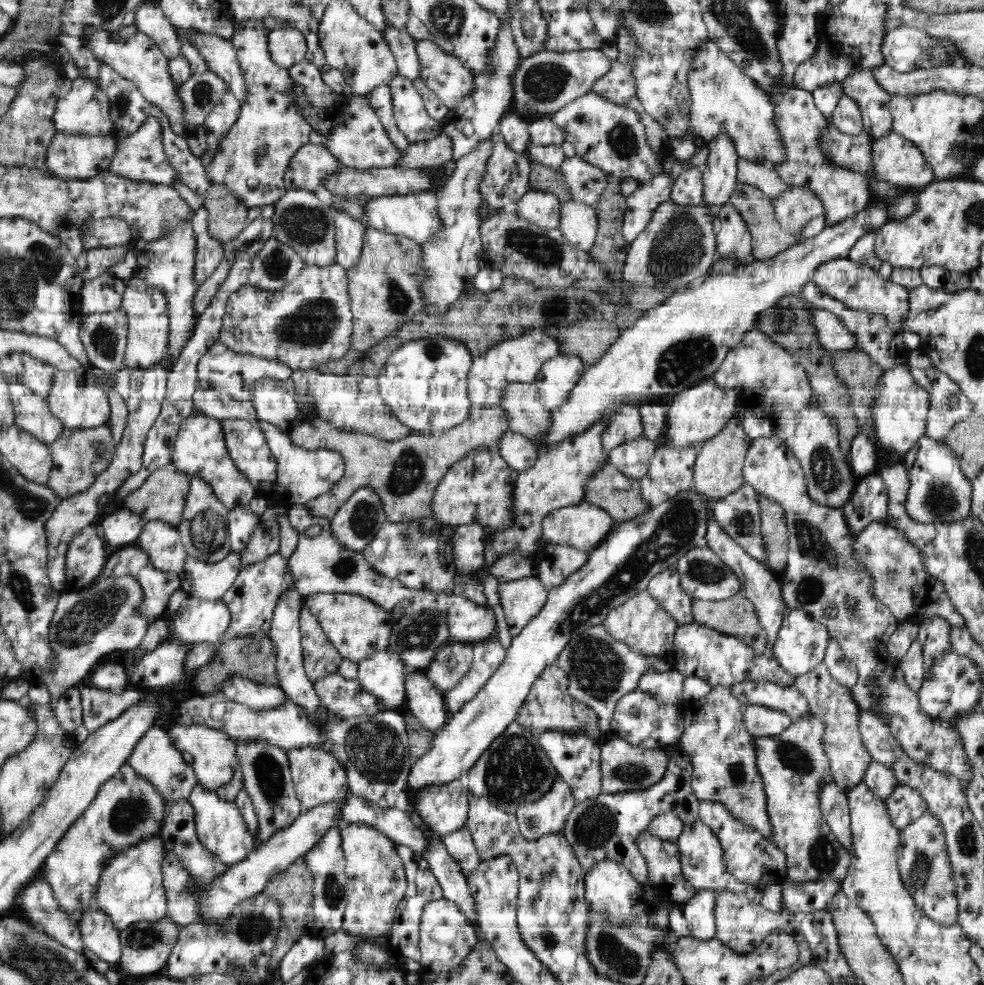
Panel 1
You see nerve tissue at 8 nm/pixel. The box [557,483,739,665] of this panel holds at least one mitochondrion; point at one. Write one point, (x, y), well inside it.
(706, 573)

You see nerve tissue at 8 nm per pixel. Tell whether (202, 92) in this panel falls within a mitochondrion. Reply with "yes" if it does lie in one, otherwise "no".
yes

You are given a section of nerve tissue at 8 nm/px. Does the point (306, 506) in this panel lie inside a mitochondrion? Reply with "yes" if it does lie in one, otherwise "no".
no

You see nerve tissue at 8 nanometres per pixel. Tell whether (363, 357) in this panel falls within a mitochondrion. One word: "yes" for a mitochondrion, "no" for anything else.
no

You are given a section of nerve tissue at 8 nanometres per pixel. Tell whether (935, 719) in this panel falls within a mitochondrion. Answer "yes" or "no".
no

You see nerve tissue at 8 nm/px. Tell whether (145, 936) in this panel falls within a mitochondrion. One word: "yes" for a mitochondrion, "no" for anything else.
yes

